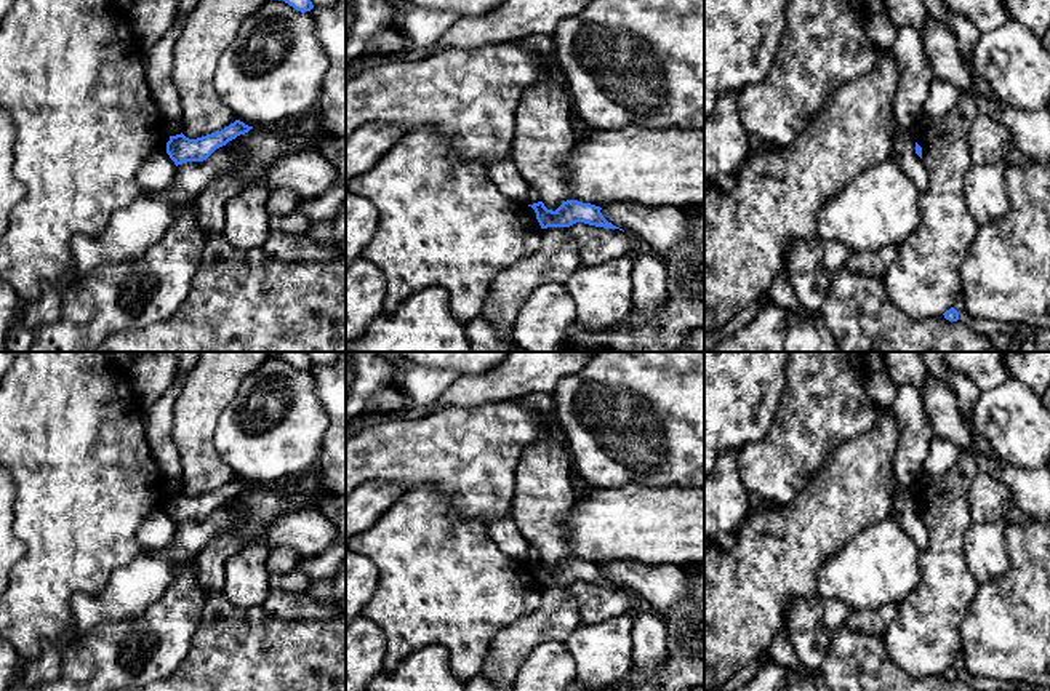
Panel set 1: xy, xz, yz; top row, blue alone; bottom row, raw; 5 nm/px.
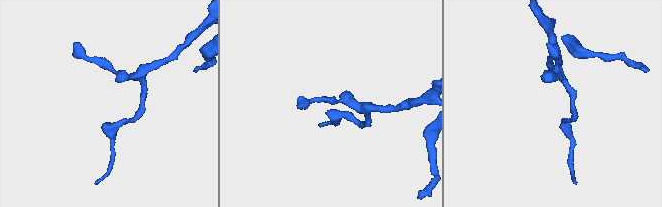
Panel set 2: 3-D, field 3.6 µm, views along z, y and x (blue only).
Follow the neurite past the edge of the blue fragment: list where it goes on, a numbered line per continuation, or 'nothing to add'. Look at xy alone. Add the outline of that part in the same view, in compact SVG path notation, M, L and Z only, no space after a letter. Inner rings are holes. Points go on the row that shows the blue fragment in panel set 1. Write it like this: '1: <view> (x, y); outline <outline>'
nothing to add

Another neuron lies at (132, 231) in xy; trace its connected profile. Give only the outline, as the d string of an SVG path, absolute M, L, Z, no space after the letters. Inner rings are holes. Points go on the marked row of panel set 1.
M246 134L216 149L203 162L178 165L170 186L147 190L115 211L99 237L74 237L70 242L72 280L88 277L102 264L122 264L141 258L174 222L174 211L179 206L192 206L214 181L230 179L242 187L261 187L269 194L272 163L253 166Z

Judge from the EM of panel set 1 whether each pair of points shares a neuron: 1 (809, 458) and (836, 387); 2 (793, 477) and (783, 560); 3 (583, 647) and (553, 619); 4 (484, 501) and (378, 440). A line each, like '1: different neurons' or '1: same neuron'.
1: same neuron
2: different neurons
3: different neurons
4: same neuron

